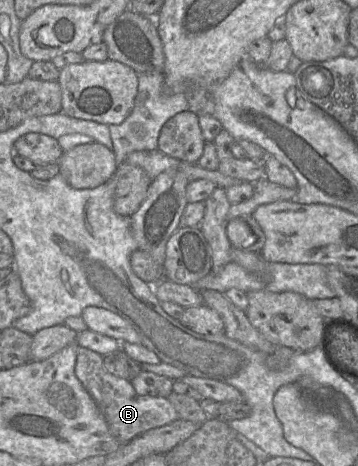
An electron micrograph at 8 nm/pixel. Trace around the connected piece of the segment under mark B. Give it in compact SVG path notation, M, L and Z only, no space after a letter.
M79 346L75 375L94 399L110 432L121 444L132 441L150 429L167 425L180 418L168 398L140 395L130 381L106 371L103 356L95 351Z

